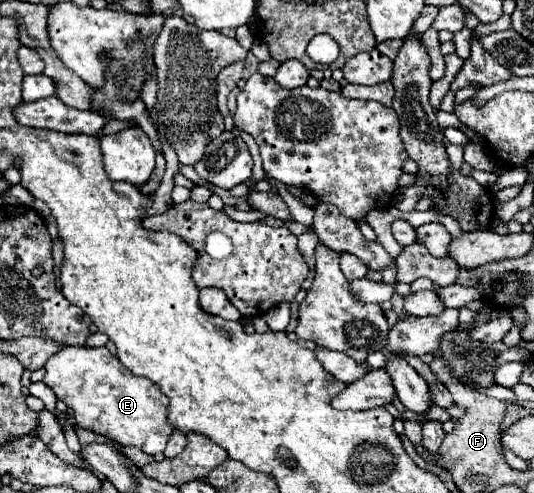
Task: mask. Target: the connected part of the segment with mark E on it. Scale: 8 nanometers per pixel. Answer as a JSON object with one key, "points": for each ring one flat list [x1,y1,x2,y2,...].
{"points":[[66,346,48,358,44,370,44,384,68,406,78,428,102,434,126,446,136,446,152,456,164,452,174,430,168,422,168,398,154,382,126,370,108,348]]}

